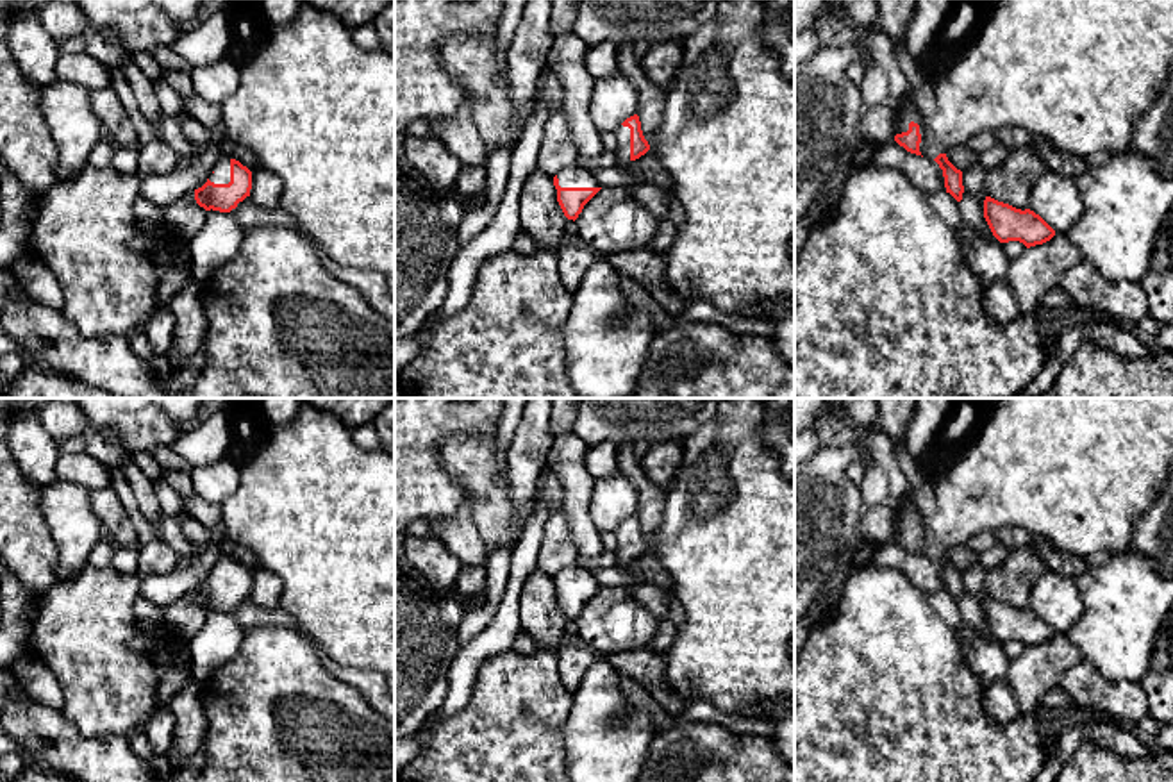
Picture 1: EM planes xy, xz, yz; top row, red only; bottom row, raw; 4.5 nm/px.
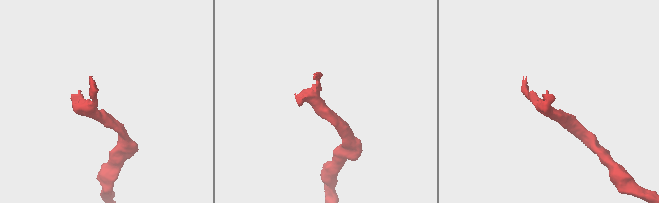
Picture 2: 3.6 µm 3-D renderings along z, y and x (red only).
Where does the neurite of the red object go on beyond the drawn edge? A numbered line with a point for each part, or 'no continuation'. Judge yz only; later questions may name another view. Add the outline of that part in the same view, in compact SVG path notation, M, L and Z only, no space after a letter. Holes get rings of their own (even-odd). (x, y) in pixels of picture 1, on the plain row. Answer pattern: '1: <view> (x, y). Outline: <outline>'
1: yz (907, 513). Outline: M905 496L900 503L898 514L896 514L896 534L907 532L909 530L909 523L914 521L919 525L919 534L921 537L925 537L927 528L925 528L925 516L921 516L911 496Z

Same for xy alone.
1: xy (222, 568). Outline: M221 555L214 564L209 580L214 584L229 584L230 582L230 557Z

